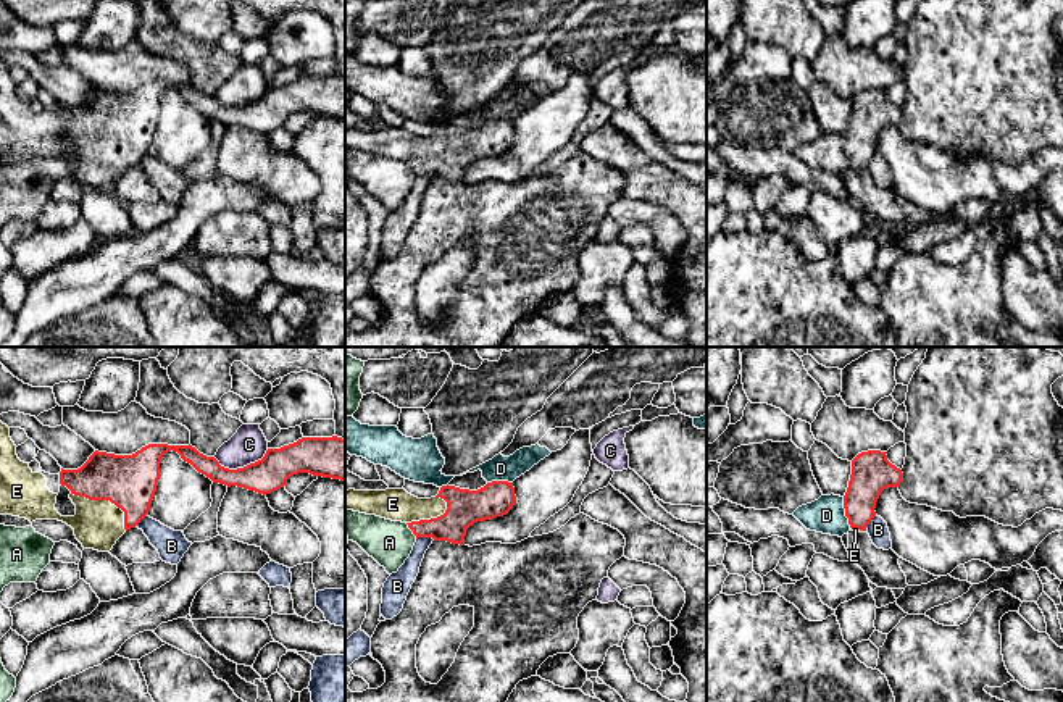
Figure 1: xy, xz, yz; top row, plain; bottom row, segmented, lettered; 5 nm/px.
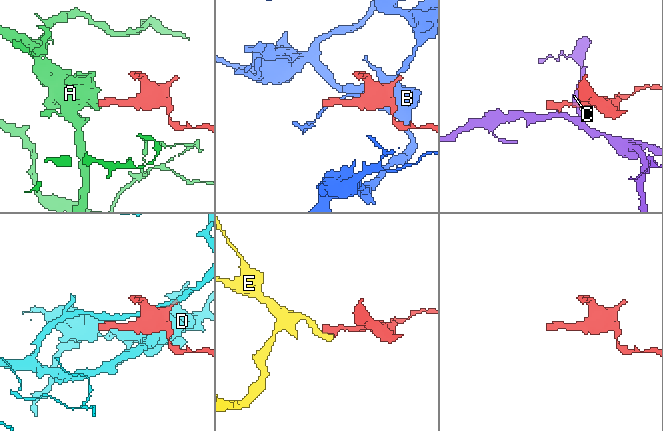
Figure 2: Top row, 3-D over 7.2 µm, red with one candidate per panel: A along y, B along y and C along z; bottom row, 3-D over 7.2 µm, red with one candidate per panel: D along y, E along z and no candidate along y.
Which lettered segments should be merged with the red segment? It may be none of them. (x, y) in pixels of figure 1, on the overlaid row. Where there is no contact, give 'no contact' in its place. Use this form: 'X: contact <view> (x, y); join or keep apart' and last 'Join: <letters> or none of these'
A: contact xz (412, 530); keep apart
B: contact xz (426, 536); keep apart
C: contact xy (241, 468); keep apart
D: contact yz (846, 512); keep apart
E: contact xy (107, 499); join
Join: E

